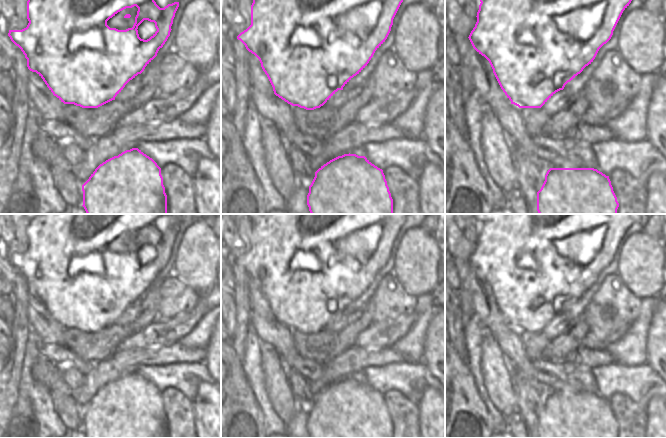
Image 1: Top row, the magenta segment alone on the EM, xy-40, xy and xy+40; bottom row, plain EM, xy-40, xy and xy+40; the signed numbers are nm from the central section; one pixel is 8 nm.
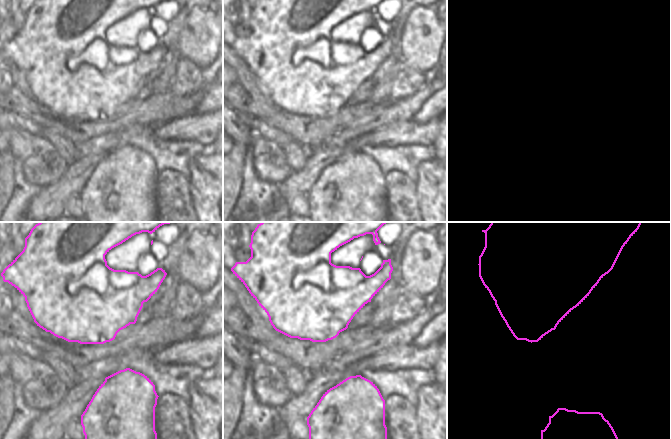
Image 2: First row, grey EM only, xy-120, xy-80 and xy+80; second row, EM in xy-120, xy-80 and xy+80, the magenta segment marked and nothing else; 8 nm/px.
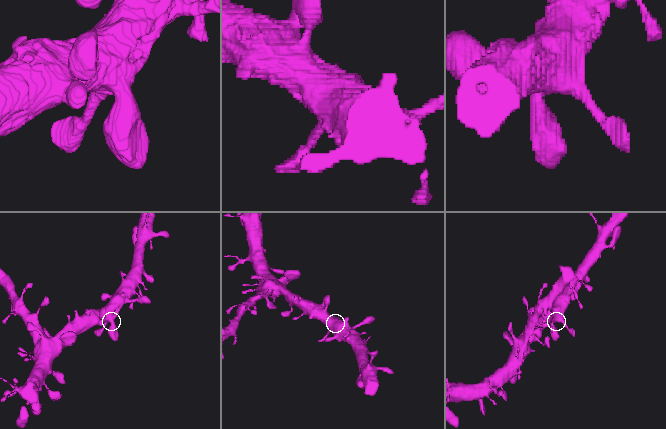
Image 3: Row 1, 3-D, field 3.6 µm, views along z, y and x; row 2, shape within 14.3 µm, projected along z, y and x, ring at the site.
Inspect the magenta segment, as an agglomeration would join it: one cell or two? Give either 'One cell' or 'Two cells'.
One cell

